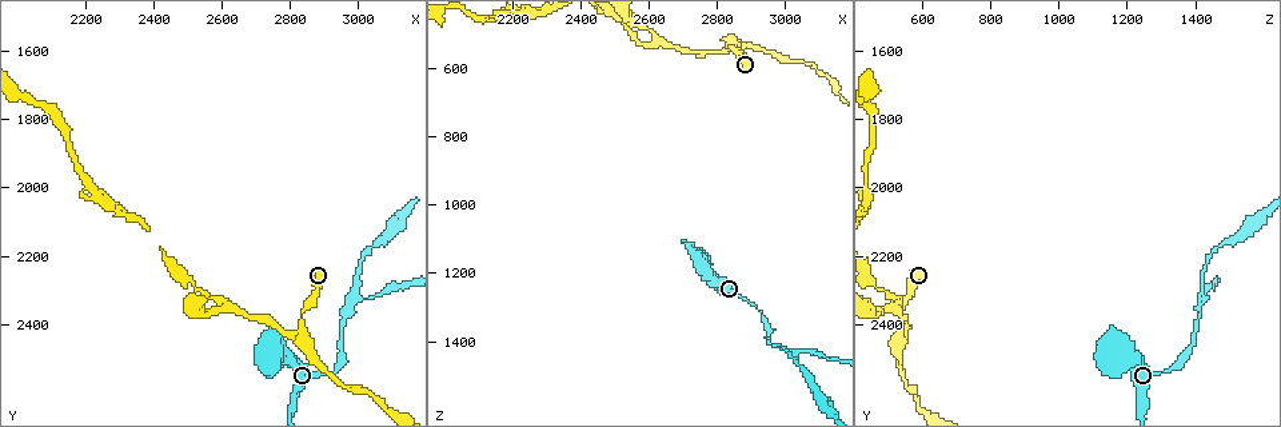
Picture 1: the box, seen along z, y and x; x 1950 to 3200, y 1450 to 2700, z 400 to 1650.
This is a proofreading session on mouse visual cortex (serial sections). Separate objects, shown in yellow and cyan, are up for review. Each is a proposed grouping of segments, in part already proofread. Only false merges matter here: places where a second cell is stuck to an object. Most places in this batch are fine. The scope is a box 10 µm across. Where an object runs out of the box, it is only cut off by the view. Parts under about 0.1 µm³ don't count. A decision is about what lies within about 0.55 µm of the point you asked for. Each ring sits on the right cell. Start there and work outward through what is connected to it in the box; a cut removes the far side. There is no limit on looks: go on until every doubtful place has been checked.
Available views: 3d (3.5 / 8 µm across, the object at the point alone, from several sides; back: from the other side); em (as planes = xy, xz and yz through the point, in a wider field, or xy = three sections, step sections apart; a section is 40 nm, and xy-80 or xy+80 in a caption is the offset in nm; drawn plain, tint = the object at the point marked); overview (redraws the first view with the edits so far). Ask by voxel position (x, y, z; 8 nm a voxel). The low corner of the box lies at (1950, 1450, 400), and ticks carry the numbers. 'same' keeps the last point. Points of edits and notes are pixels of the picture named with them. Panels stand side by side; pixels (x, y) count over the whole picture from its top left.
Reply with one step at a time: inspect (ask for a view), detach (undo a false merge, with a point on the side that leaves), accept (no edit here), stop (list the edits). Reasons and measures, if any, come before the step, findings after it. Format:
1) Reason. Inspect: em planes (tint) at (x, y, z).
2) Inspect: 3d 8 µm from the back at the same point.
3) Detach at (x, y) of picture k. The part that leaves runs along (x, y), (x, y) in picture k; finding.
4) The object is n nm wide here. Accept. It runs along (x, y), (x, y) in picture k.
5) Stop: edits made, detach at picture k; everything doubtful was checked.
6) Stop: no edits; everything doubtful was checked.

Branch point. Inspect: 3d 3.5 µm at (2970, 2340, 1410).

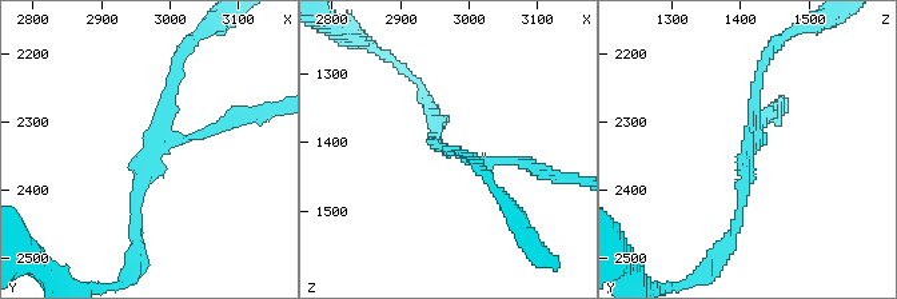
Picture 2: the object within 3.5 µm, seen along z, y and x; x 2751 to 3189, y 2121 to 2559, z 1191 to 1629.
3 arms meet here; the arms are 100, 150, 150 nm wide; need the tissue. Inspect: em xy step 5 (plain) at (2975, 2340, 1415).

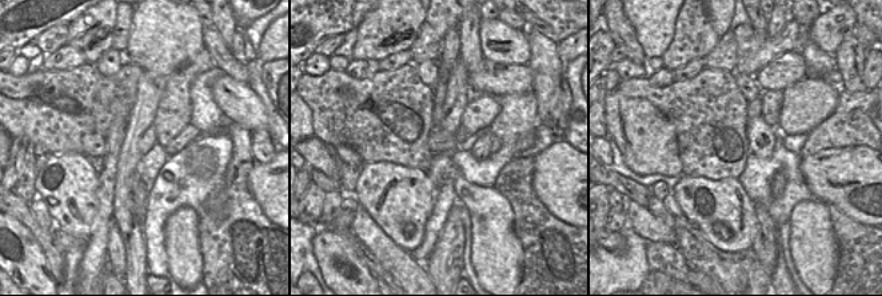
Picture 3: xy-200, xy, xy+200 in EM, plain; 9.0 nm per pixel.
Where the object lies. Inspect: em xy step 5 (tint) at the same point.

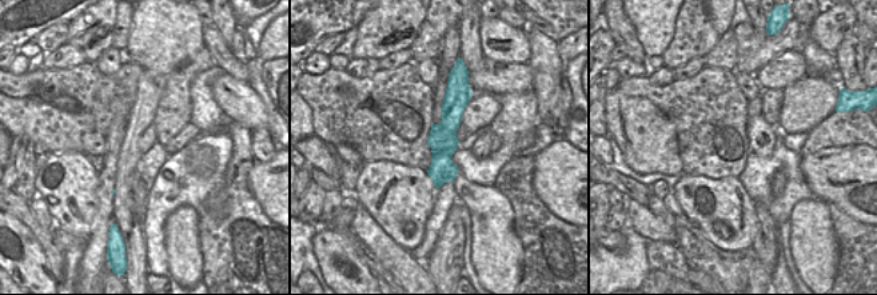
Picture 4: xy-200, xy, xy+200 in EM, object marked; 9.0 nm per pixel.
Detach at (219, 126) of picture 2. The part that leaves runs along (167, 138), (278, 108) in picture 2; two cells meet here.

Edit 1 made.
Redraw. Inspect: overview.

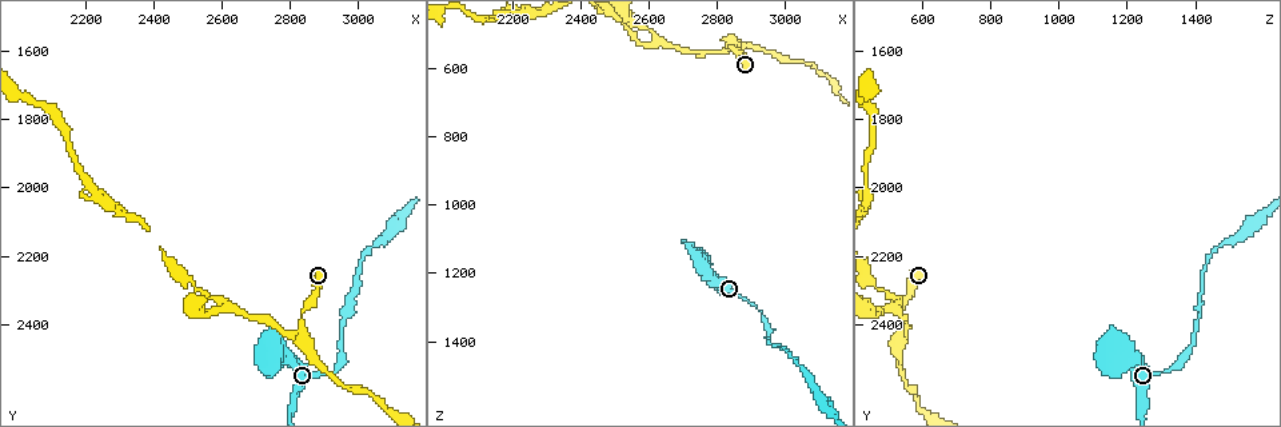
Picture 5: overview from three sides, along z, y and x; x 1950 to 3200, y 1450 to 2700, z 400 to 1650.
Sharp bend. Inspect: 3d 3.5 µm from the back at (2840, 2430, 530).

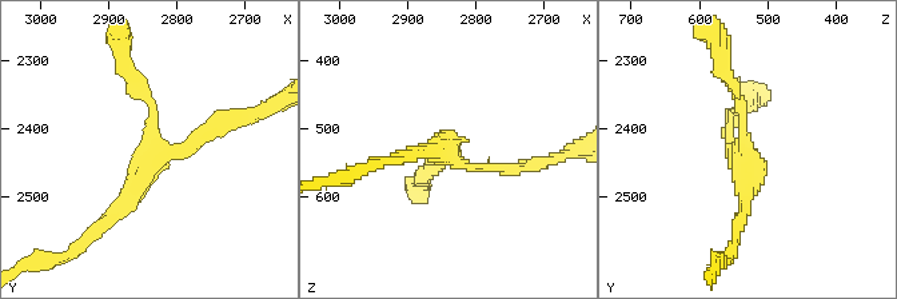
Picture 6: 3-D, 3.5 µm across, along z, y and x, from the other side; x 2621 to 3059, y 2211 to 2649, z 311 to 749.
Inspect: em xy step 5 (tint) at (2835, 2425, 540).

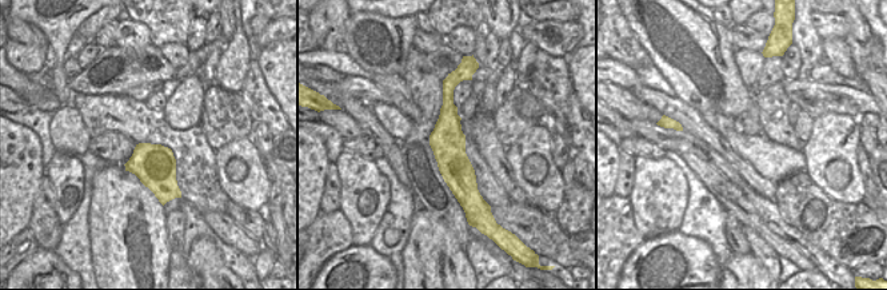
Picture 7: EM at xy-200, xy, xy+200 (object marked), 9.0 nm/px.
Accept. It runs along (452, 83), (448, 149), (460, 197) in picture 7; one cell here.

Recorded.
A fork. Inspect: 3d 3.5 µm at (2620, 2350, 520).

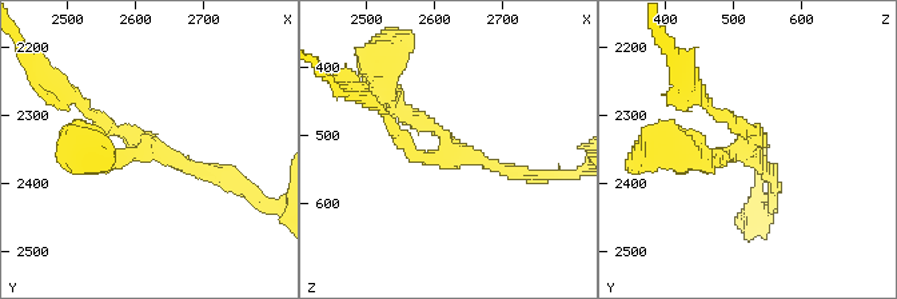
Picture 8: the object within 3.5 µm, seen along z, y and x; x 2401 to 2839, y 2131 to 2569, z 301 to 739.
3 arms meet here; the arms are 150, 150, 200 nm wide; now the EM. Inspect: em xy step 3 (tint) at (2620, 2350, 520).

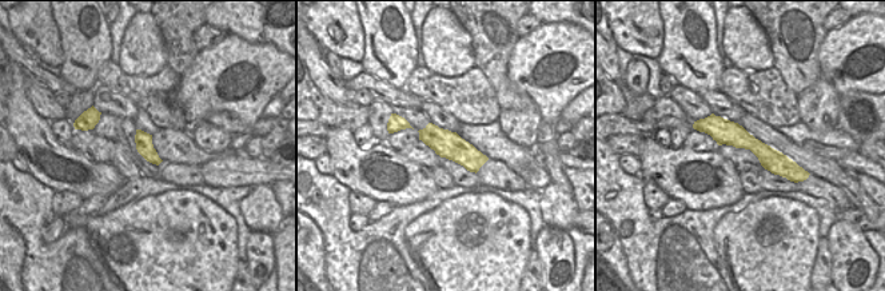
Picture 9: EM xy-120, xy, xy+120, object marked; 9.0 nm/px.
Cut it another way. Inspect: em xy step 2 (tint) at the same point.

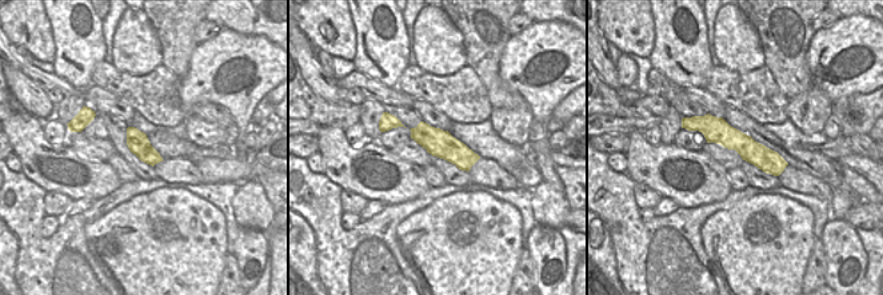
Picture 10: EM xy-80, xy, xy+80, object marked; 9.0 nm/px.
Accept. It runs along (525, 175), (451, 151), (390, 99) in picture 8; one cell here.

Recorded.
Stop: edits made, detach at picture 2; everything doubtful was checked.

